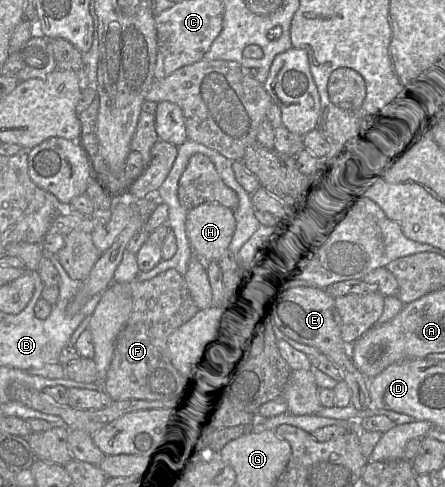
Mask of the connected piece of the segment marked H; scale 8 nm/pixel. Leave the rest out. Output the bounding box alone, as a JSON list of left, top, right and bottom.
[185,203,236,271]

